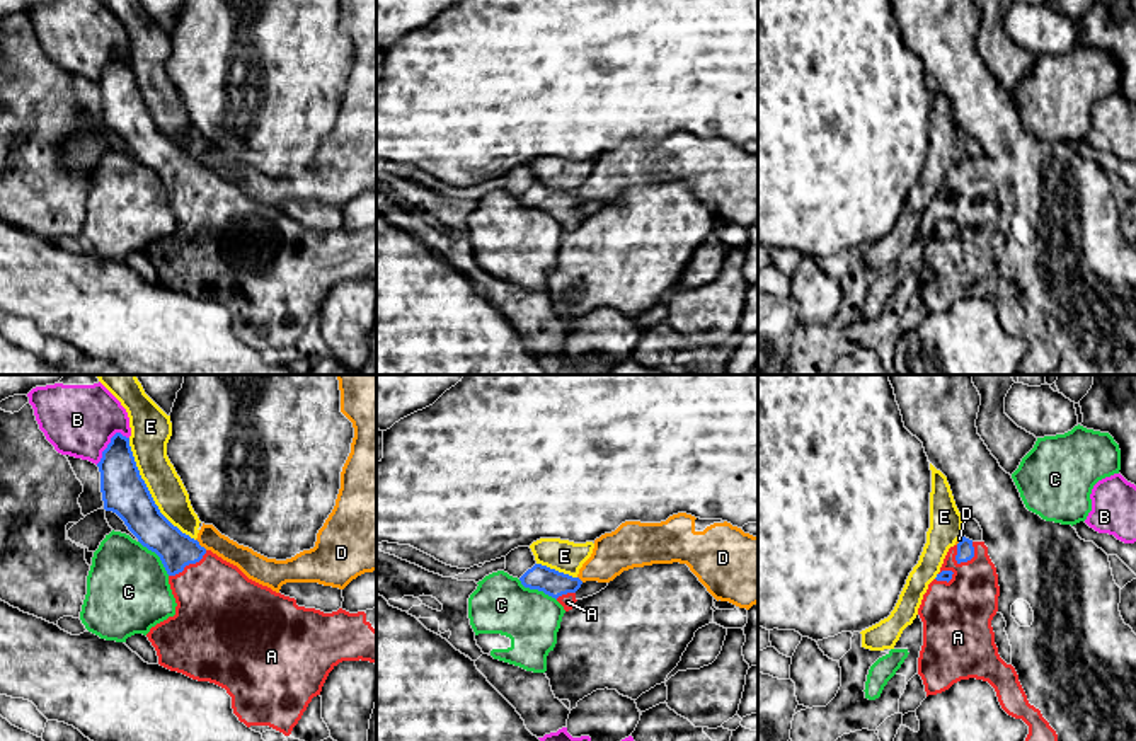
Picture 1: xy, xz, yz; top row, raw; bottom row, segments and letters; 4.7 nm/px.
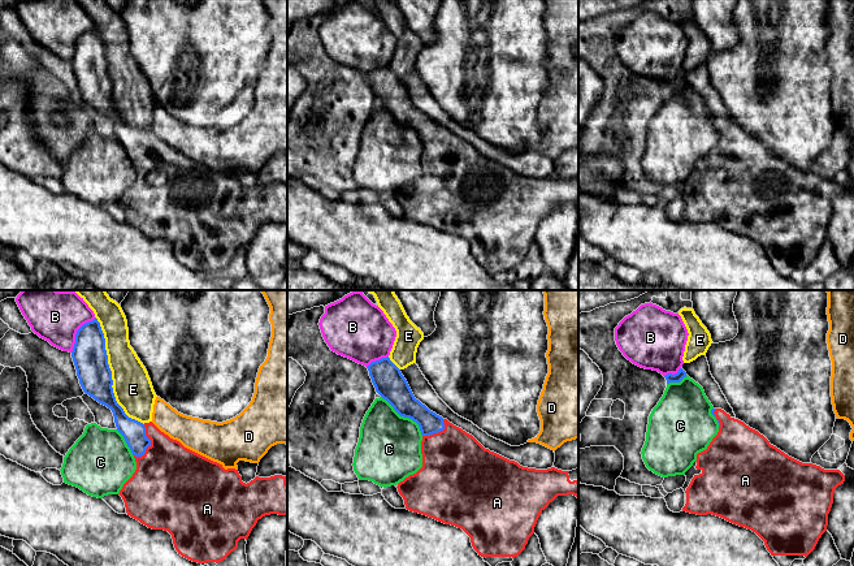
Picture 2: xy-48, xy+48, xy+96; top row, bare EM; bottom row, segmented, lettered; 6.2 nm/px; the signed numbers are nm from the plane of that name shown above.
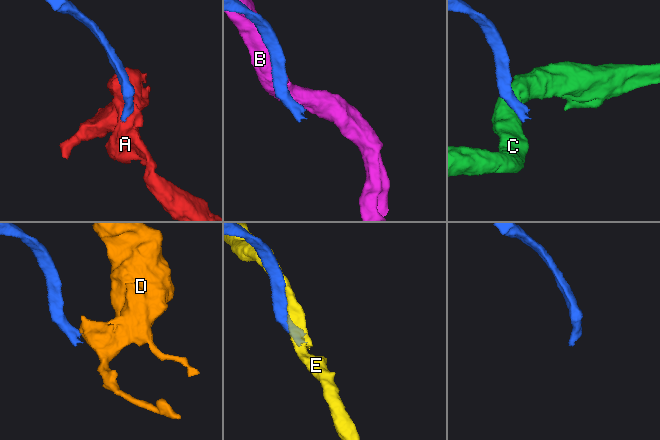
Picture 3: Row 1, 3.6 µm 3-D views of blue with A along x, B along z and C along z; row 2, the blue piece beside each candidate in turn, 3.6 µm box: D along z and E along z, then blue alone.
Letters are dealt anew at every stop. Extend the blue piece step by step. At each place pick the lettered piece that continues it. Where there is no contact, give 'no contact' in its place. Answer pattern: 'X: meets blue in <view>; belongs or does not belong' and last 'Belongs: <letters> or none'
A: meets blue in yz; belongs
B: meets blue in xy; does not belong
C: meets blue in xy; does not belong
D: meets blue in xy; does not belong
E: meets blue in xy; does not belong
Belongs: A

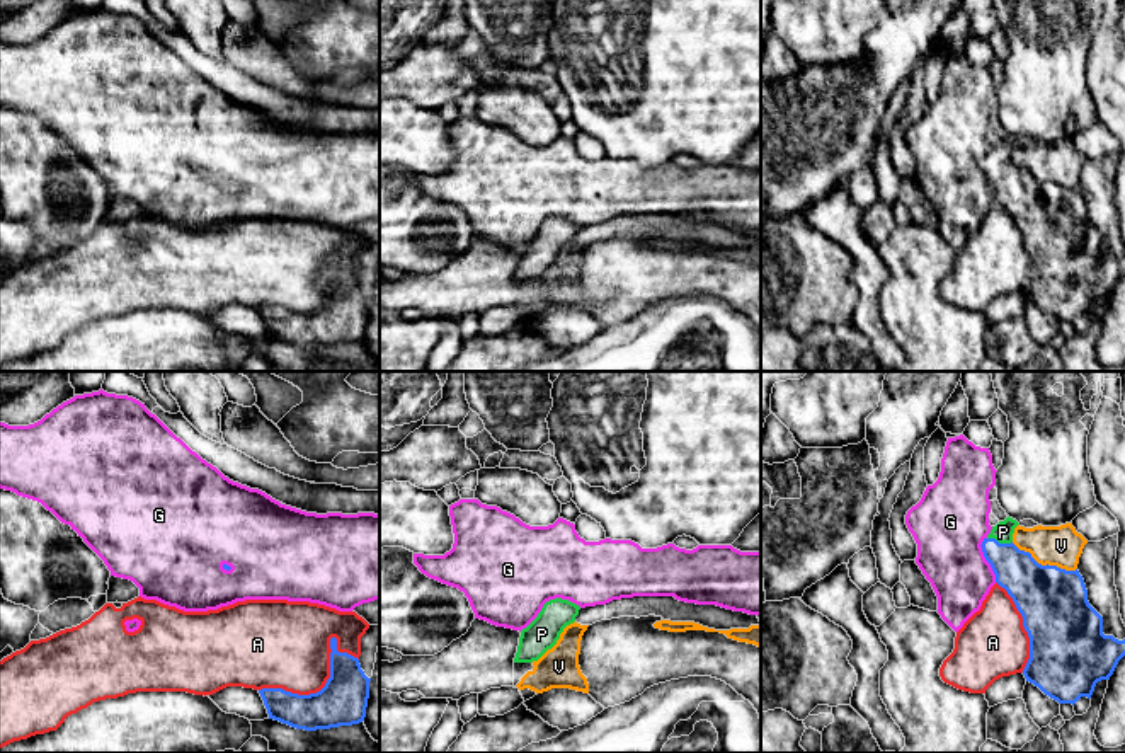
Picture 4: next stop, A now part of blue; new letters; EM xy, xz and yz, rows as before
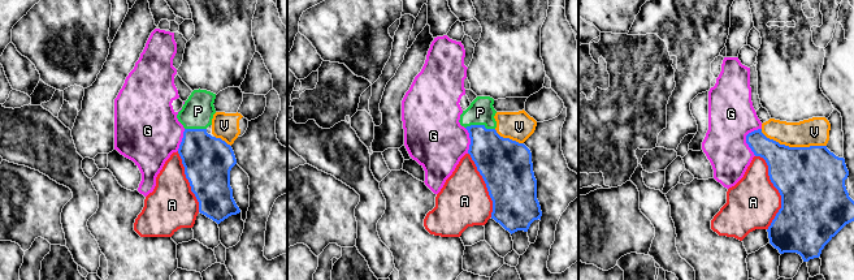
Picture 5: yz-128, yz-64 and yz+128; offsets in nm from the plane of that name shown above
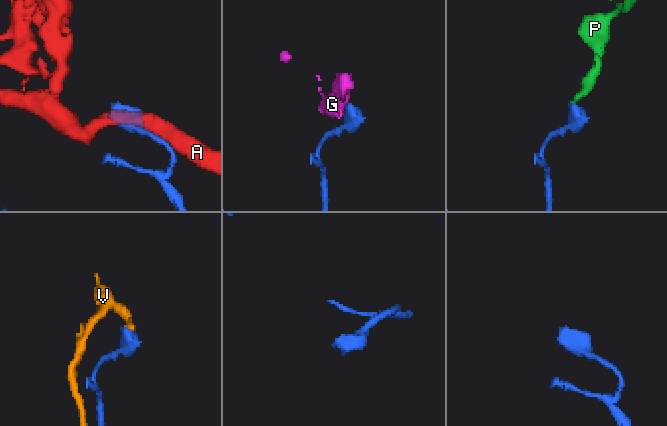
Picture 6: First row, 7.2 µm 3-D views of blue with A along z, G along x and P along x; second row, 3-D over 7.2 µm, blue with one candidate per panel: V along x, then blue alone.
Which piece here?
A: meets blue in xy; does not belong
G: meets blue in yz; does not belong
P: meets blue in yz; belongs
V: meets blue in yz; does not belong
Belongs: P

